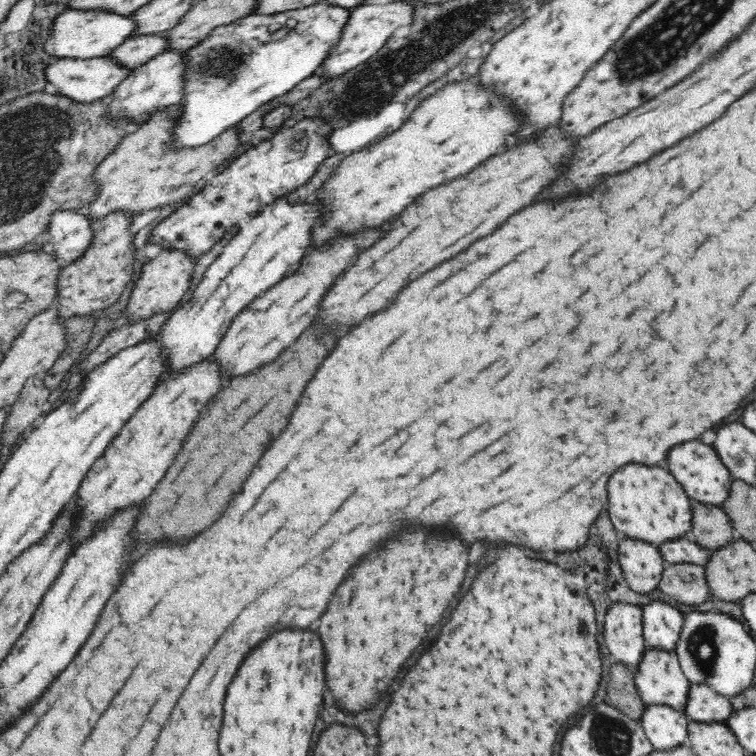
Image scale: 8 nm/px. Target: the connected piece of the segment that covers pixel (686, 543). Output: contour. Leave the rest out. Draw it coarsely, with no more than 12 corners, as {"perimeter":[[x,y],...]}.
{"perimeter":[[687,537],[656,547],[665,562],[704,565],[710,550]]}

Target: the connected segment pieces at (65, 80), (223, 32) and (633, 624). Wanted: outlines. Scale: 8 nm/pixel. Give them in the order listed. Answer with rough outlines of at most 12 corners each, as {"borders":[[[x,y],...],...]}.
{"borders":[[[110,57],[57,59],[52,94],[76,103],[108,97],[131,70]],[[325,2],[212,28],[170,147],[201,147],[310,78],[351,15]],[[612,604],[604,640],[636,668],[646,649],[641,605]]]}

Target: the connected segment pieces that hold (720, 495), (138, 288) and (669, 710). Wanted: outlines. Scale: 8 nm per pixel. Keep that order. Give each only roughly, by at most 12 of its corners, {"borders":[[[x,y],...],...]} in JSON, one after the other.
{"borders":[[[698,440],[668,452],[668,472],[688,498],[720,506],[732,480]],[[164,249],[146,262],[122,310],[136,324],[174,309],[194,258]],[[645,705],[639,720],[656,750],[687,741],[689,718],[668,705]]]}

